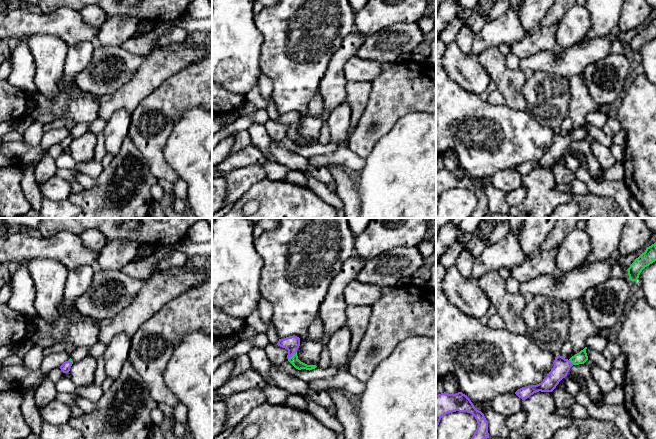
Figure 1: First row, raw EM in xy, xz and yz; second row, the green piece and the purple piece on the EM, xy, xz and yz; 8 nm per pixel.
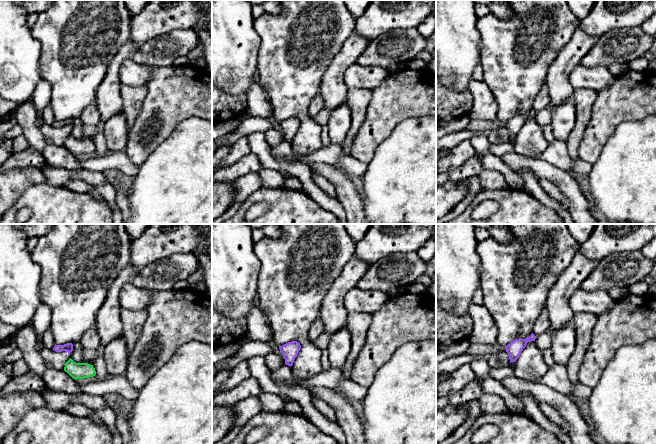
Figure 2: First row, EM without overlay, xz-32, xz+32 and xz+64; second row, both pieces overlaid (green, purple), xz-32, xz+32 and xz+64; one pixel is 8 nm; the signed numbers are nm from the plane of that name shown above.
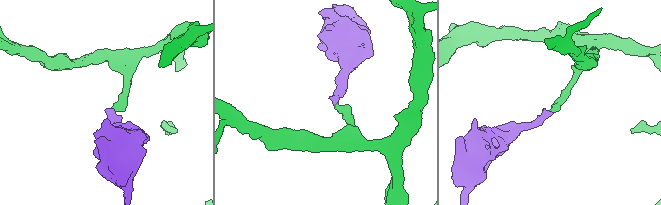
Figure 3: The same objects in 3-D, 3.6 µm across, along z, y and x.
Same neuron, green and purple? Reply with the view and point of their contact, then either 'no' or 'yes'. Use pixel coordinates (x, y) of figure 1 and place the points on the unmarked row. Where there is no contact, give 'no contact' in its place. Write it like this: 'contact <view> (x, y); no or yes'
contact xz (292, 131); yes

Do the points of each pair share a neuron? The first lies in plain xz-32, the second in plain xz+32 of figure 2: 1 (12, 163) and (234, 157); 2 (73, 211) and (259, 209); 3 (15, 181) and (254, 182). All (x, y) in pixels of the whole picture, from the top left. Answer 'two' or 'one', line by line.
1: two
2: two
3: one

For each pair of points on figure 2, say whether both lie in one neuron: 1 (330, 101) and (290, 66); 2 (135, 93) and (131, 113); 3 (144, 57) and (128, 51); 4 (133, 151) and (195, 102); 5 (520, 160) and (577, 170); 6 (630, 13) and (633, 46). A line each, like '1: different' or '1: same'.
1: different
2: same
3: different
4: same
5: different
6: different

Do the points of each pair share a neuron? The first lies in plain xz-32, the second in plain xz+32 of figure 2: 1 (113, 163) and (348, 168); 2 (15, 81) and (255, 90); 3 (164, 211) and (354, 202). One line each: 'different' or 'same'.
1: same
2: different
3: different

